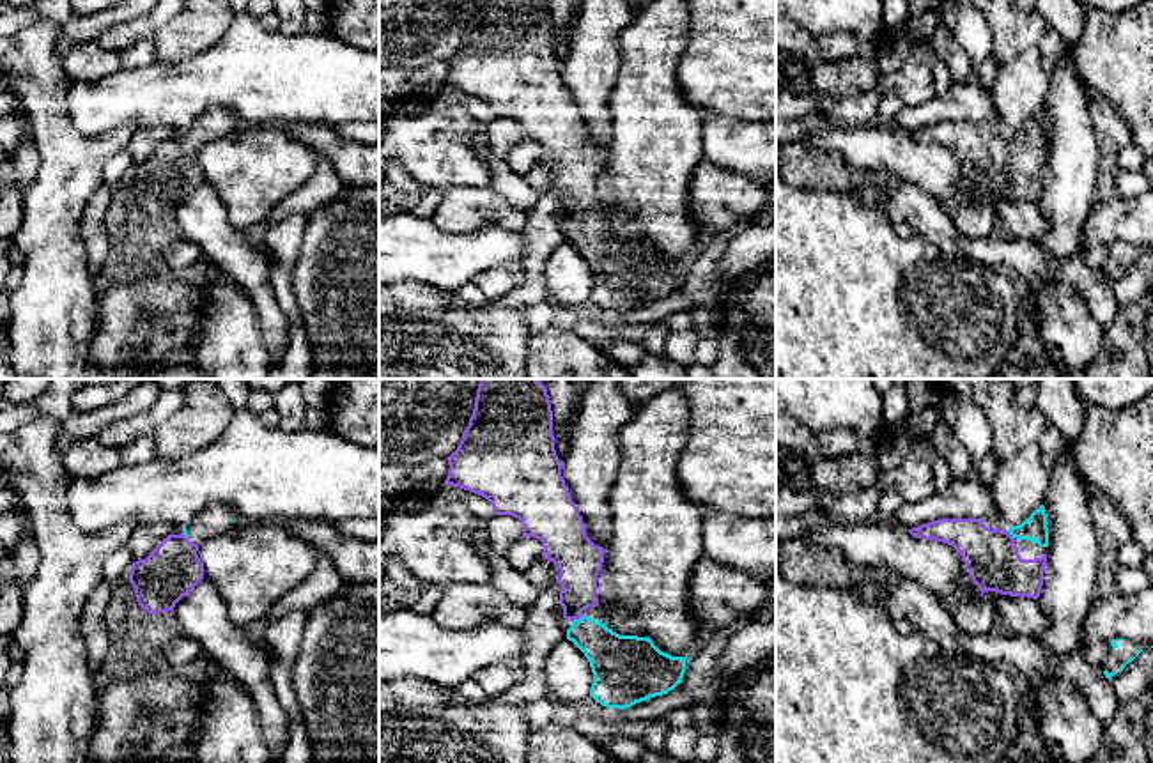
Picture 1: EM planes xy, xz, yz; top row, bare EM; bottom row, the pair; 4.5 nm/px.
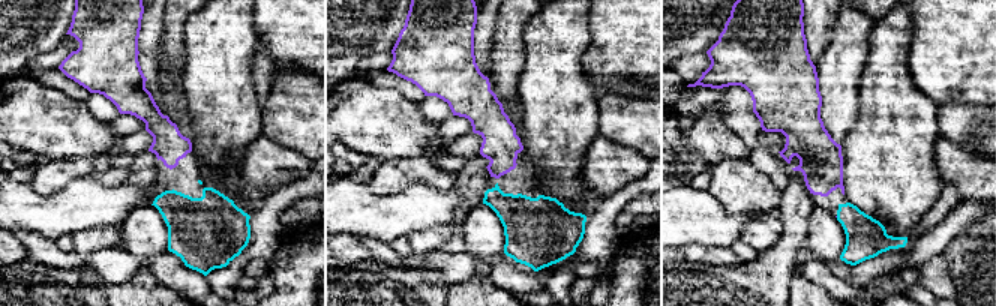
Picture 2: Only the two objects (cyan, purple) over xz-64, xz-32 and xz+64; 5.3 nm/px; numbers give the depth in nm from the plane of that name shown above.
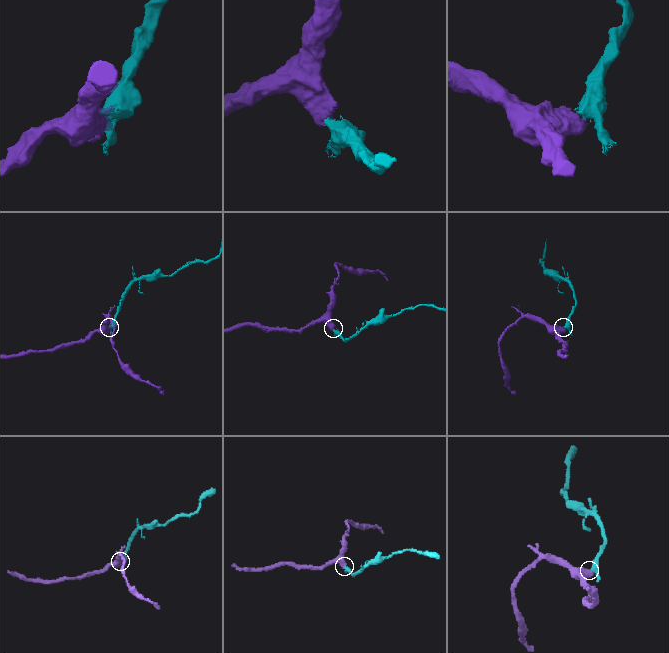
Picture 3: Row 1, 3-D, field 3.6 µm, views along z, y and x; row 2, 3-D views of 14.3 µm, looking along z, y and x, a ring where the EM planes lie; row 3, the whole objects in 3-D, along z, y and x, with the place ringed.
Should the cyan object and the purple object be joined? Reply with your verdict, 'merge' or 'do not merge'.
merge

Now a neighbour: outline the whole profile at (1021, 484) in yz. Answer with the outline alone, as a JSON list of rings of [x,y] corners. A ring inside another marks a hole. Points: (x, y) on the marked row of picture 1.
[[[1036,443],[999,464],[990,492],[1010,528],[1027,520],[1043,505],[1049,476],[1050,473],[1041,464],[1041,450]]]

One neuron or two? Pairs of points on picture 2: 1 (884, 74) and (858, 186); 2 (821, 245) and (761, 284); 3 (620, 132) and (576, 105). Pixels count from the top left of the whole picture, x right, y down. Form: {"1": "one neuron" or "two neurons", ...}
{"1": "one neuron", "2": "two neurons", "3": "two neurons"}

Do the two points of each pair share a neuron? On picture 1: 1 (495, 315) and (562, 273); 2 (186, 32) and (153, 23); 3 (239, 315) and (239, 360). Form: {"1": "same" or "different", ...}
{"1": "different", "2": "different", "3": "same"}

